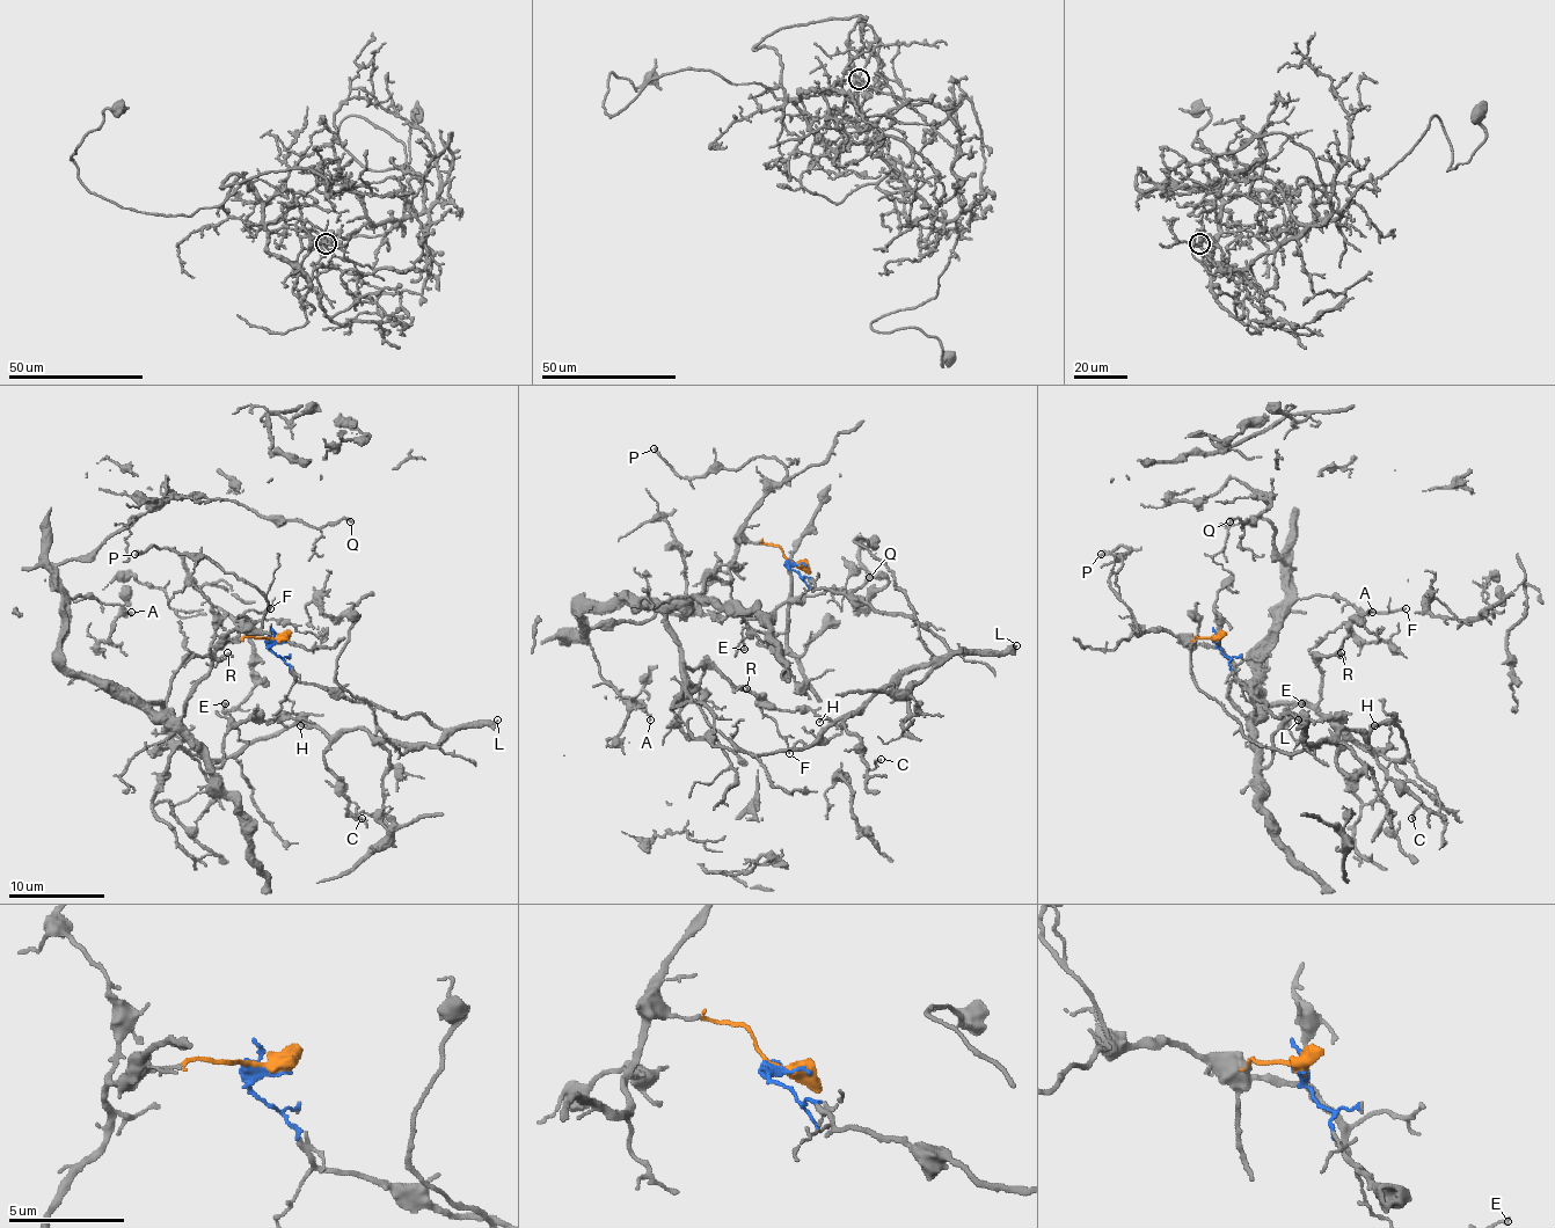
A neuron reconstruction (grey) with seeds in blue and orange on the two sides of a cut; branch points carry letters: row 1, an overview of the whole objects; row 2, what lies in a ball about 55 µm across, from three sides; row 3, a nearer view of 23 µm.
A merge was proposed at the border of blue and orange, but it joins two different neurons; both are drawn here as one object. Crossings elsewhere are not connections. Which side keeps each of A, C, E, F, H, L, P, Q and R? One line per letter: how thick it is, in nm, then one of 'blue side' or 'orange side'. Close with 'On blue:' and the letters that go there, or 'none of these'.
A: calibre 130 nm; orange side
C: calibre 100 nm; blue side
E: calibre 140 nm; orange side
F: calibre 120 nm; orange side
H: calibre 120 nm; blue side
L: calibre 480 nm; blue side
P: calibre 200 nm; orange side
Q: calibre 190 nm; orange side
R: calibre 90 nm; orange side
On blue: C, H, L

